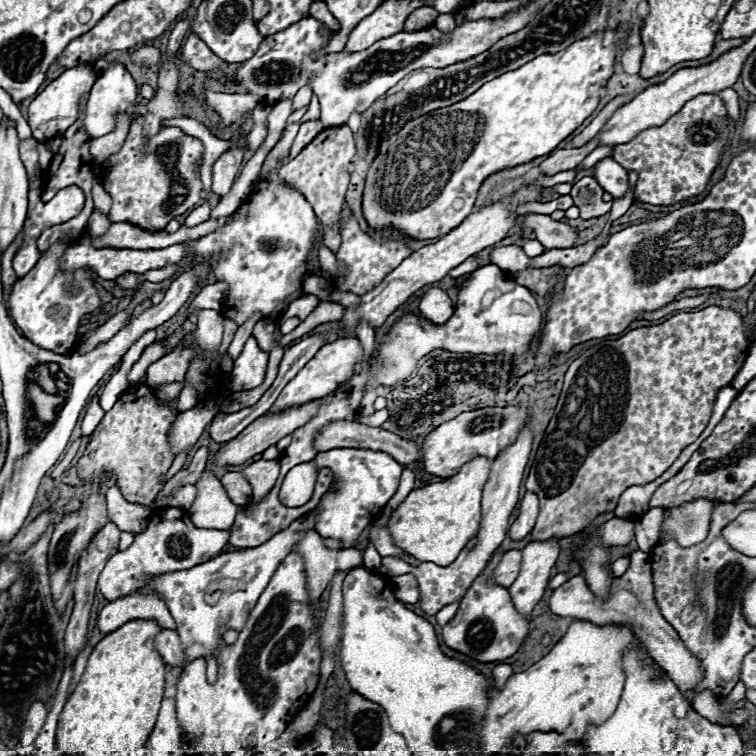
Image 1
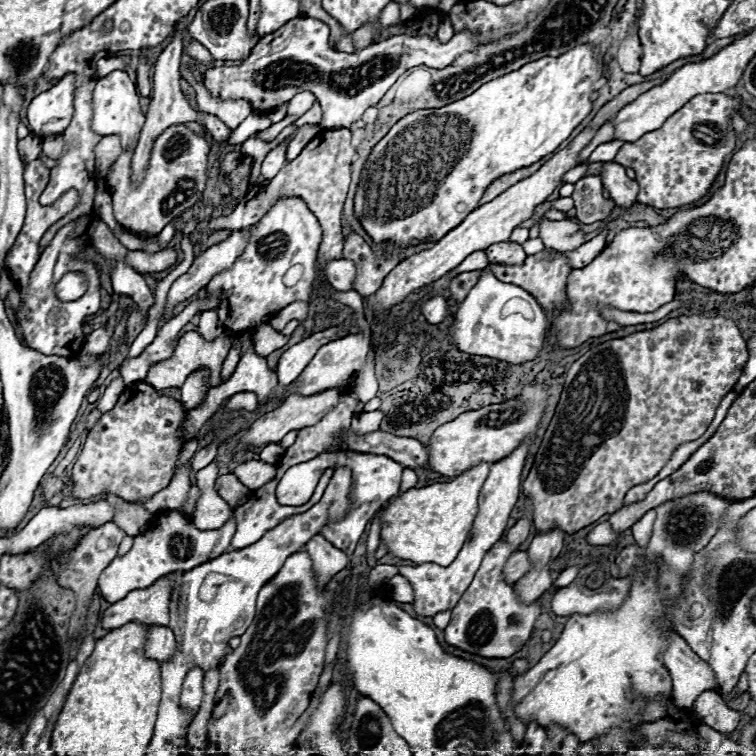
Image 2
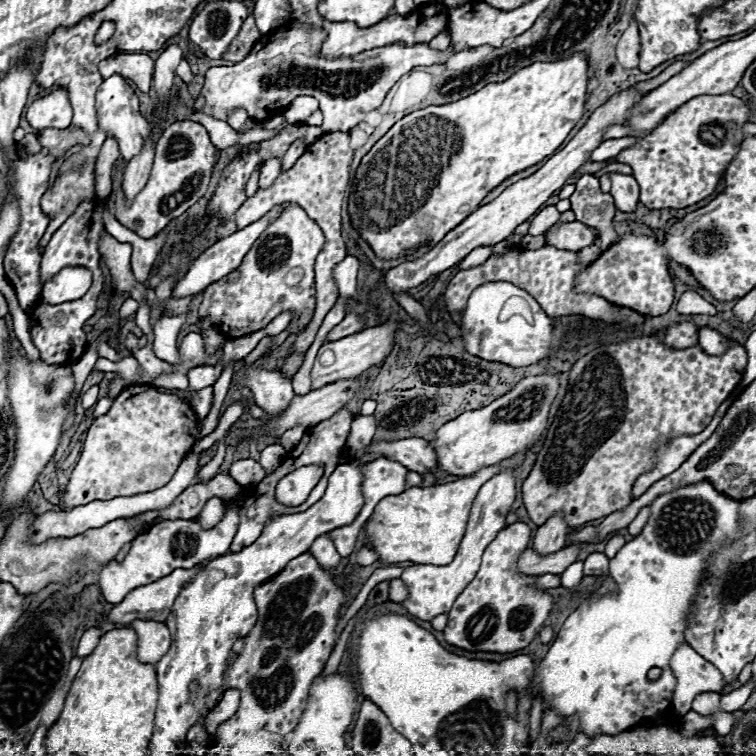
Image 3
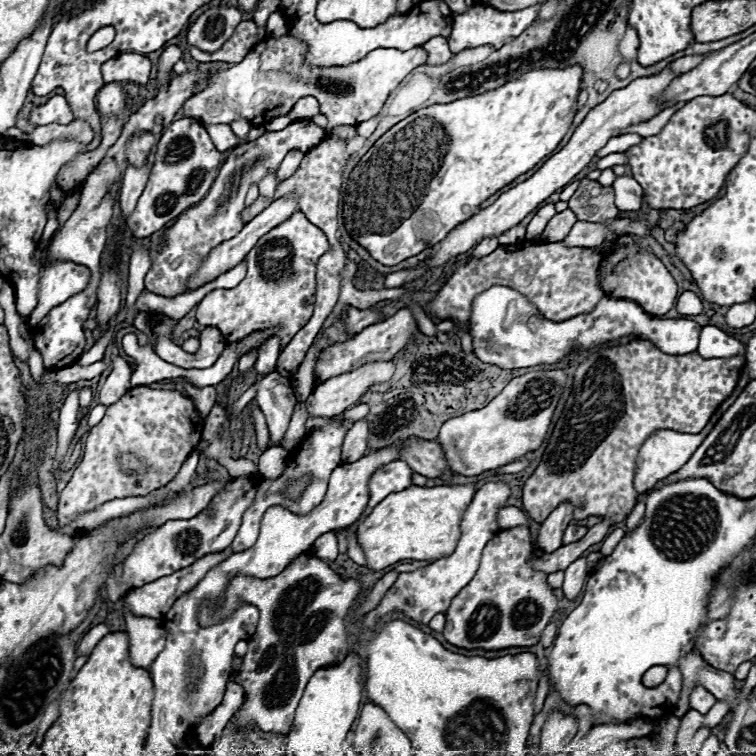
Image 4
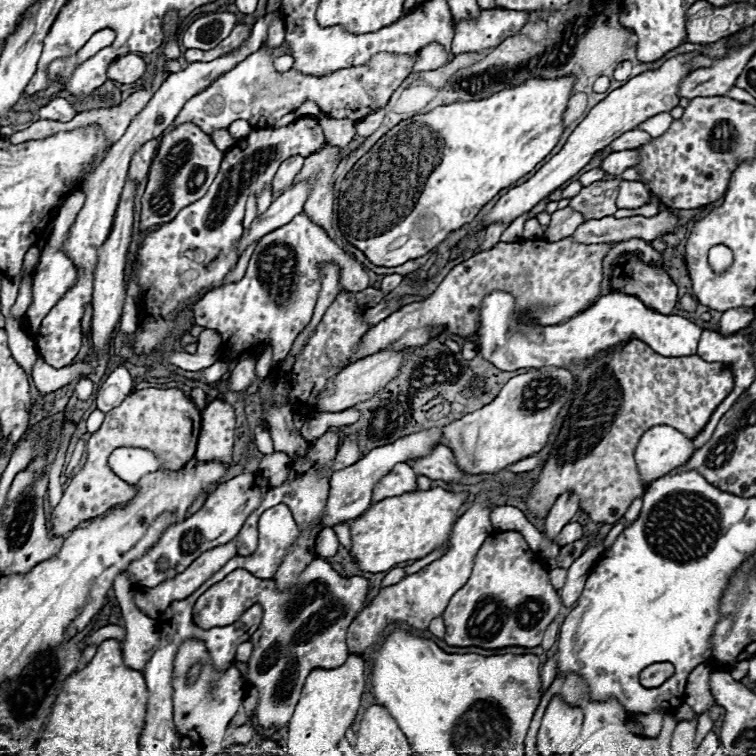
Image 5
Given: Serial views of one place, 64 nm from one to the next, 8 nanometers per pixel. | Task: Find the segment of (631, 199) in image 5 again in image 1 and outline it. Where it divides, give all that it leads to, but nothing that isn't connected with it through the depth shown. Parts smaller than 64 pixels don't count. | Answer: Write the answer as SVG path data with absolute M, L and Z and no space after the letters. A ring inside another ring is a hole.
M604 158L596 164L594 178L600 182L600 186L608 194L612 194L612 198L622 198L628 190L634 190L628 184L628 172L620 164L616 164L612 158Z

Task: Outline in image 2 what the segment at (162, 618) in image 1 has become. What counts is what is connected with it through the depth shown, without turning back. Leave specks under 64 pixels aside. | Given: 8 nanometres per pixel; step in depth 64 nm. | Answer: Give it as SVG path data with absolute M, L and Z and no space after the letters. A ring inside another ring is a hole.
M176 570L160 580L156 580L148 588L132 590L124 600L112 604L102 614L102 626L108 630L120 628L128 622L140 624L162 624L168 626L168 606L170 594L176 580L182 576L182 570Z

